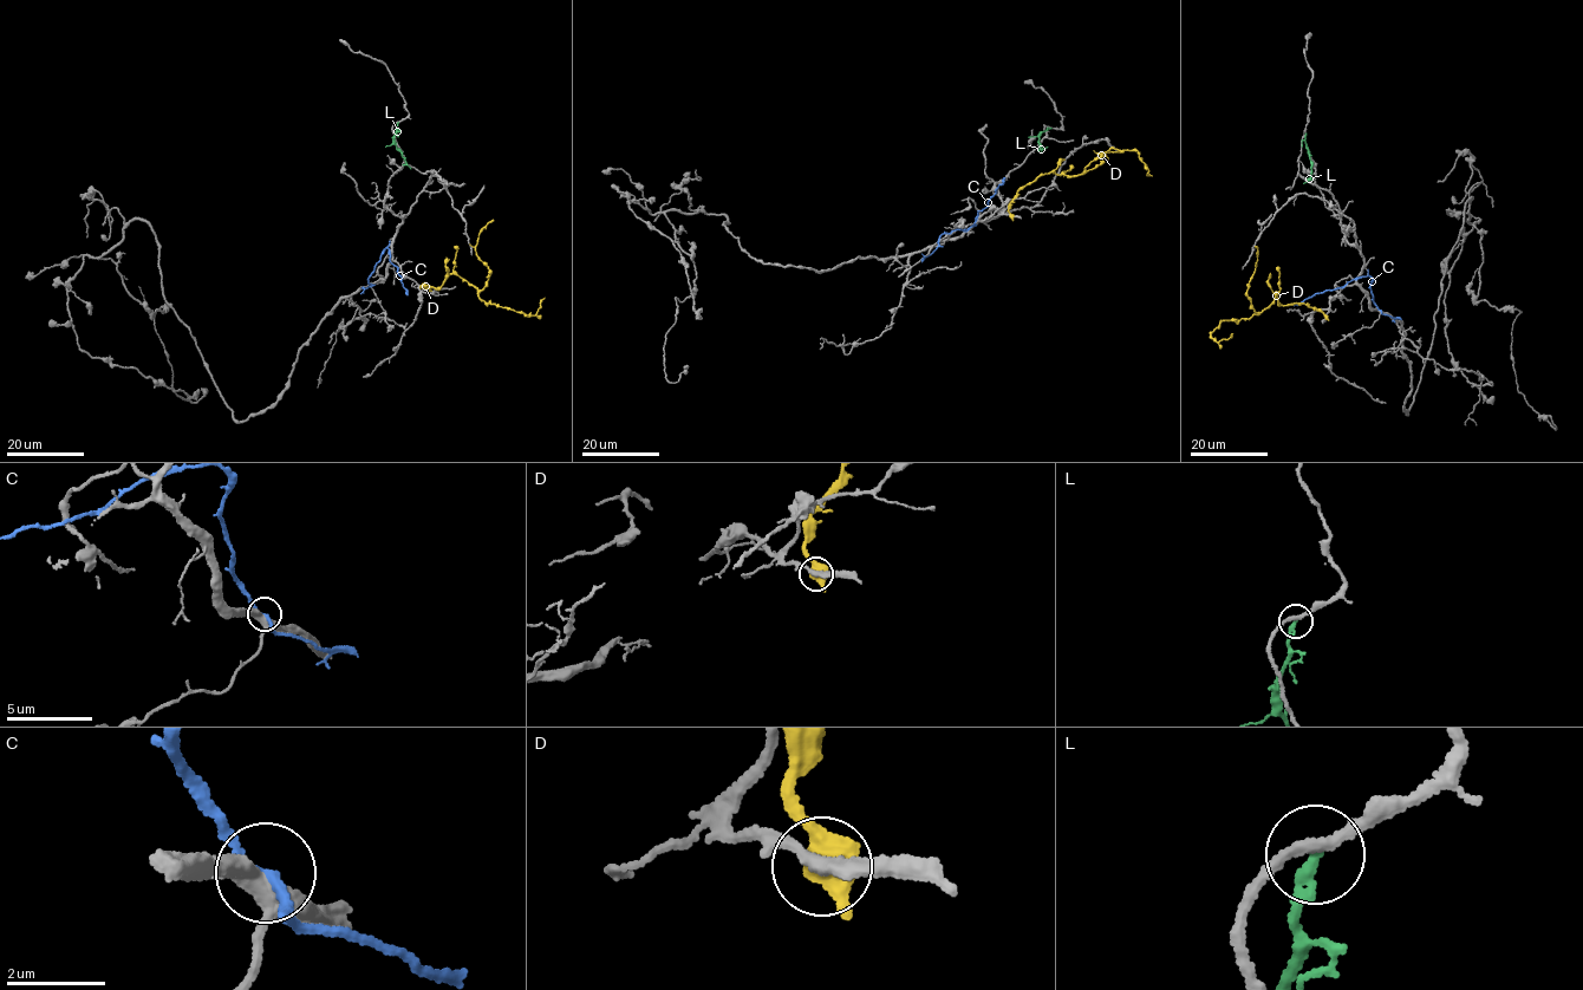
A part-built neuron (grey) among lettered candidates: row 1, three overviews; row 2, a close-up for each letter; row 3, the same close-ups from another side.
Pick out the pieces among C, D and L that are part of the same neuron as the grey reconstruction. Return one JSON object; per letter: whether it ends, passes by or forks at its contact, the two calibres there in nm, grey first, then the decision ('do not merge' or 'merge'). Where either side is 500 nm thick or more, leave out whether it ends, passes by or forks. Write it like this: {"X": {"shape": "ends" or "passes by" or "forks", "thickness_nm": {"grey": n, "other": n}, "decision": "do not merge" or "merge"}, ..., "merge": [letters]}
{"C": {"shape": "forks", "thickness_nm": {"grey": 400, "other": 170}, "decision": "do not merge"}, "D": {"thickness_nm": {"grey": 280, "other": 750}, "decision": "do not merge"}, "L": {"shape": "ends", "thickness_nm": {"grey": 200, "other": 240}, "decision": "do not merge"}, "merge": []}

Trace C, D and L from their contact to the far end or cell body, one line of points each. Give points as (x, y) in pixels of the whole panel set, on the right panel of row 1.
C: (1380, 310), (1373, 299), (1372, 279), (1368, 275), (1318, 292), (1294, 305)
D: (1327, 318), (1305, 304), (1283, 306), (1278, 293), (1261, 312), (1220, 321), (1211, 333), (1217, 343), (1232, 333)
L: (1304, 134), (1311, 167), (1310, 178), (1303, 183)

